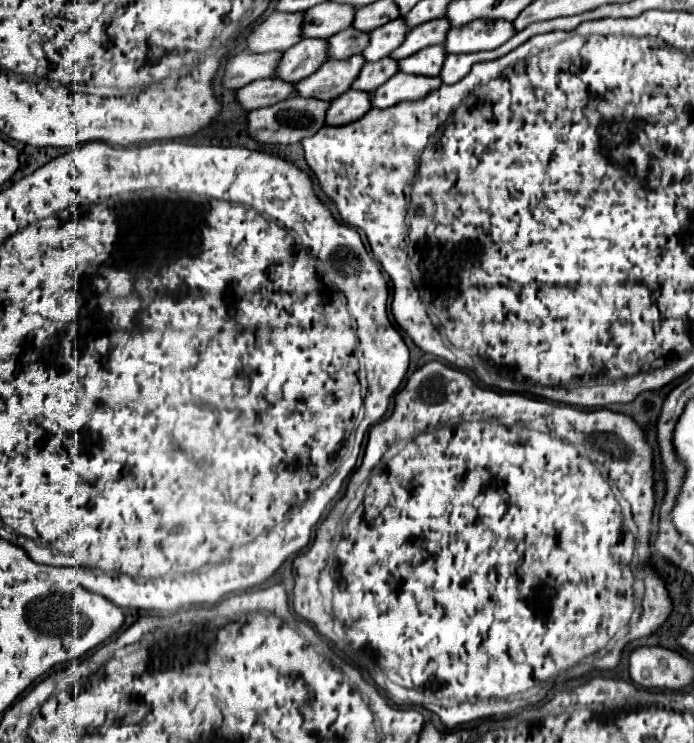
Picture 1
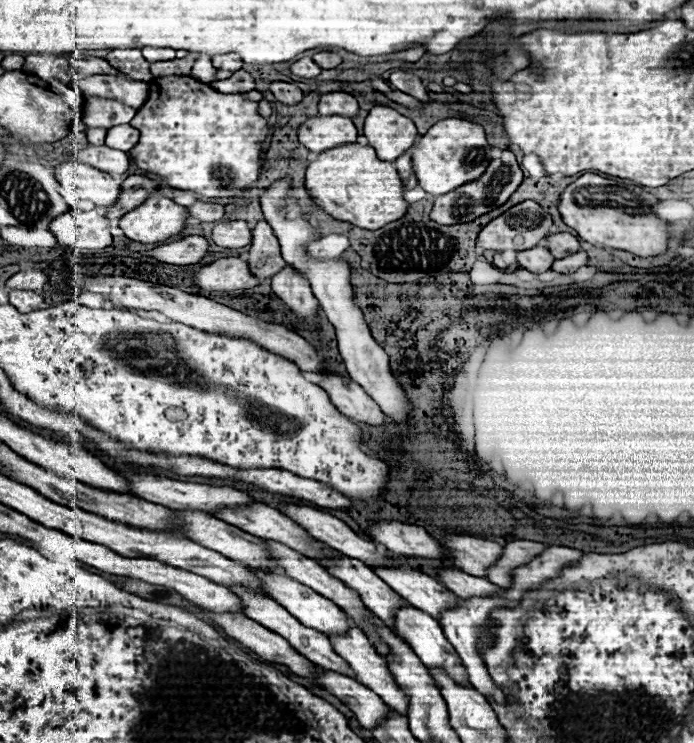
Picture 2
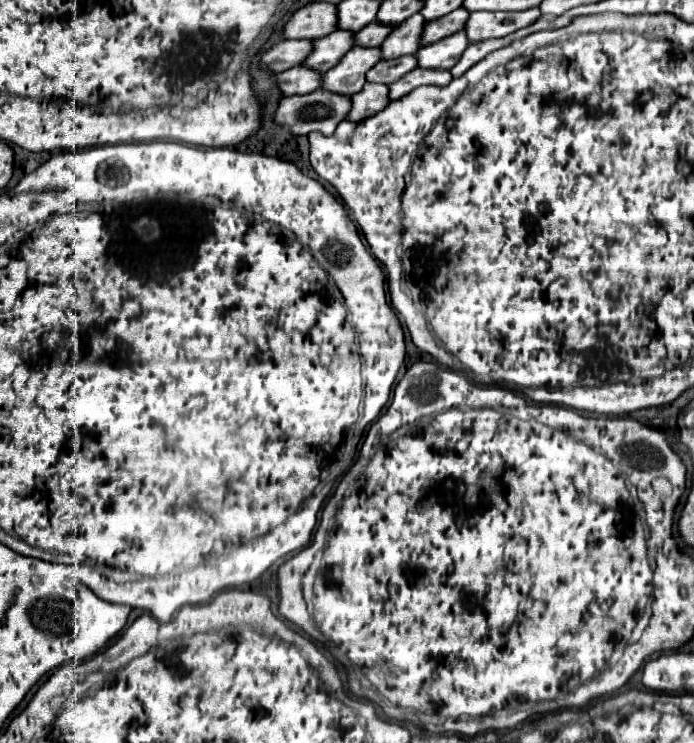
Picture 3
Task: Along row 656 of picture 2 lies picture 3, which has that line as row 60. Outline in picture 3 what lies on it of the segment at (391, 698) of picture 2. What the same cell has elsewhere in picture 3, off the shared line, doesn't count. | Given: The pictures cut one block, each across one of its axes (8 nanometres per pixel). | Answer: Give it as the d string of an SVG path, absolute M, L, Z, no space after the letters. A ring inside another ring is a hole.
M354 46L338 66L330 68L322 78L322 88L352 96L360 92L366 84L366 72L382 60L380 48L362 48Z

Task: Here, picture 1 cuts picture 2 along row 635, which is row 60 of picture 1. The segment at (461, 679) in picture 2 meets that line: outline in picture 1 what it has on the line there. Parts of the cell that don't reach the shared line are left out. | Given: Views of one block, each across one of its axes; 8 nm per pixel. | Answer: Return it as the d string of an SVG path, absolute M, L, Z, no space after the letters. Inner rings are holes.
M442 44L428 46L422 52L416 52L414 56L408 56L398 62L398 70L406 74L422 74L422 76L438 76L442 70L442 62L446 58L446 52Z

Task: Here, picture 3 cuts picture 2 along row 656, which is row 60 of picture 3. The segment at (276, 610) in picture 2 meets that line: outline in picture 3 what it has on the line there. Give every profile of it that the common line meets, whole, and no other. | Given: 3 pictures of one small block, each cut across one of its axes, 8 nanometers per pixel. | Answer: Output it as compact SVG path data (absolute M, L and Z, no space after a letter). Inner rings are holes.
M336 30L324 38L314 40L314 50L306 58L306 66L318 70L318 72L328 72L346 52L354 46L354 32L342 32Z

